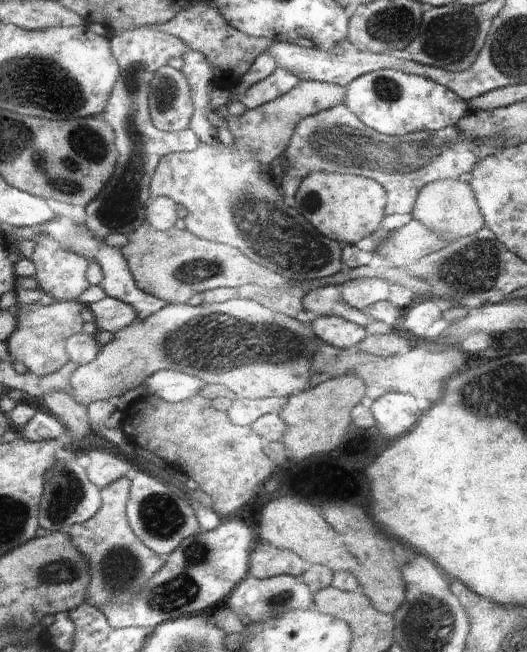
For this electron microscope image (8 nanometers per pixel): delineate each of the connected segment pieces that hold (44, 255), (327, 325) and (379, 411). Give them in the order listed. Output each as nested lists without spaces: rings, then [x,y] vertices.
[[[44,234],[38,235],[34,240],[36,243],[35,249],[29,259],[35,266],[34,277],[39,284],[38,287],[56,298],[57,301],[78,300],[78,296],[90,287],[85,277],[85,271],[90,262],[84,257],[62,248],[57,240],[52,240]]]
[[[316,317],[313,321],[312,330],[316,332],[316,336],[342,350],[366,338],[366,330],[362,326],[346,322],[344,318]]]
[[[384,394],[370,408],[376,426],[380,426],[386,436],[400,436],[420,418],[420,410],[410,394]]]

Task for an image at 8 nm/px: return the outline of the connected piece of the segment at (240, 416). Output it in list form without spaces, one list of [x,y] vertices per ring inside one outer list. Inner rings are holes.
[[[280,398],[278,406],[274,400],[234,400],[228,410],[228,416],[232,418],[232,422],[248,426],[264,414],[280,414],[284,404],[286,398]]]

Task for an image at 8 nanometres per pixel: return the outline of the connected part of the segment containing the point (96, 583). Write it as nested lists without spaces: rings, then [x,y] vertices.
[[[128,480],[114,481],[110,486],[99,489],[101,494],[100,510],[89,520],[68,528],[66,532],[72,544],[80,554],[84,554],[89,568],[89,583],[85,598],[88,605],[126,606],[132,598],[138,596],[148,578],[152,578],[163,566],[162,560],[148,550],[140,538],[130,530],[126,522],[126,498],[128,498]]]

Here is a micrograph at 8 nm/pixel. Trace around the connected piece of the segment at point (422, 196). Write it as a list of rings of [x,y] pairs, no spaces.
[[[436,179],[426,183],[416,198],[411,215],[413,220],[419,221],[424,226],[444,234],[452,234],[454,238],[474,234],[484,226],[484,218],[478,210],[474,190],[470,188],[470,184],[466,184],[466,181],[458,179]]]

